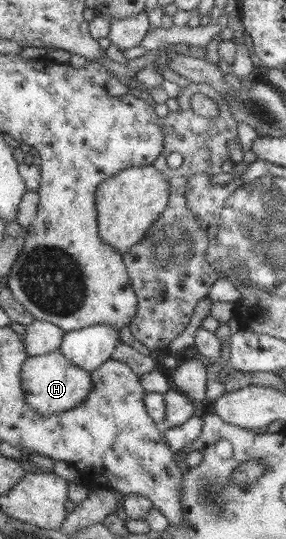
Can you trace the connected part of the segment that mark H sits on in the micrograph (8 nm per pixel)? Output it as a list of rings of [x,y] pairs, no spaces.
[[[59,350],[29,356],[22,364],[21,389],[25,402],[38,414],[59,413],[81,404],[92,390],[90,372],[72,364]]]

